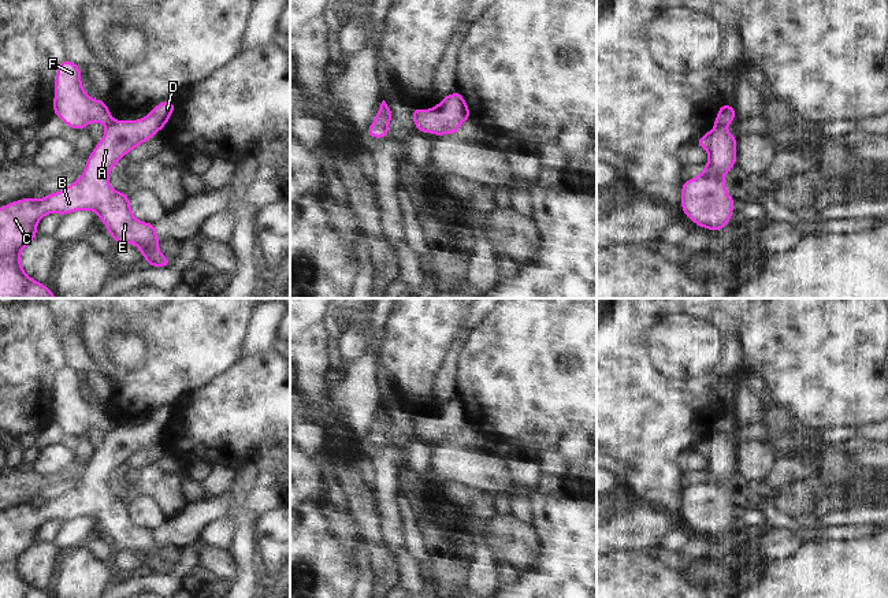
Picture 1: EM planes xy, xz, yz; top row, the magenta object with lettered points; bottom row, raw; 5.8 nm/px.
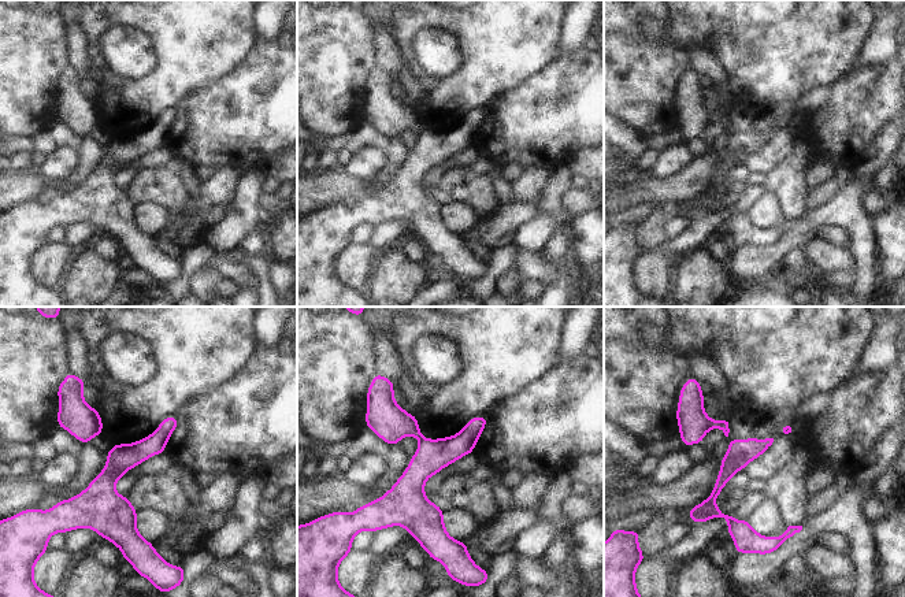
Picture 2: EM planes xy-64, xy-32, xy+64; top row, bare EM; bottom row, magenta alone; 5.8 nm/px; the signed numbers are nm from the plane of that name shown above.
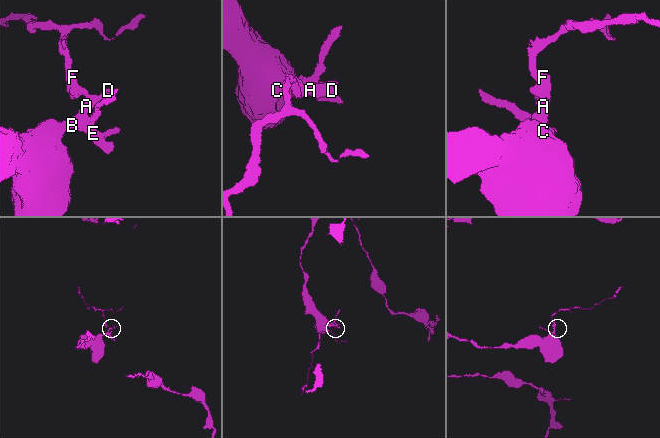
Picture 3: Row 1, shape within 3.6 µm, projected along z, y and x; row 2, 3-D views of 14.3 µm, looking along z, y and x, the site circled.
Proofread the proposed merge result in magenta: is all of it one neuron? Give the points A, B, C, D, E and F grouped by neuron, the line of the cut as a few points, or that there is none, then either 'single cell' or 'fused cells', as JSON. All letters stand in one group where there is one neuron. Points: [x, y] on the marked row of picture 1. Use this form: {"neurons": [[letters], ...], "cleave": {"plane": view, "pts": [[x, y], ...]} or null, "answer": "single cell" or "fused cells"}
{"neurons": [["A", "B", "C", "D", "E"], ["F"]], "cleave": {"plane": "yz", "pts": [[716, 125], [725, 126]]}, "answer": "fused cells"}

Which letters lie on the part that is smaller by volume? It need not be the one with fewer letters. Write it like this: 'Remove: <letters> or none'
Remove: F

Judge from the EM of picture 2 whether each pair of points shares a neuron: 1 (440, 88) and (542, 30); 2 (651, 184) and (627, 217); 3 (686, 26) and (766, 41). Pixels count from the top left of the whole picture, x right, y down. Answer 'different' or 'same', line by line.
1: same
2: different
3: different

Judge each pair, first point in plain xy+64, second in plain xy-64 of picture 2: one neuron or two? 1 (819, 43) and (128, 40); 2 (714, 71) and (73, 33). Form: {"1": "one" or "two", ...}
{"1": "two", "2": "one"}

